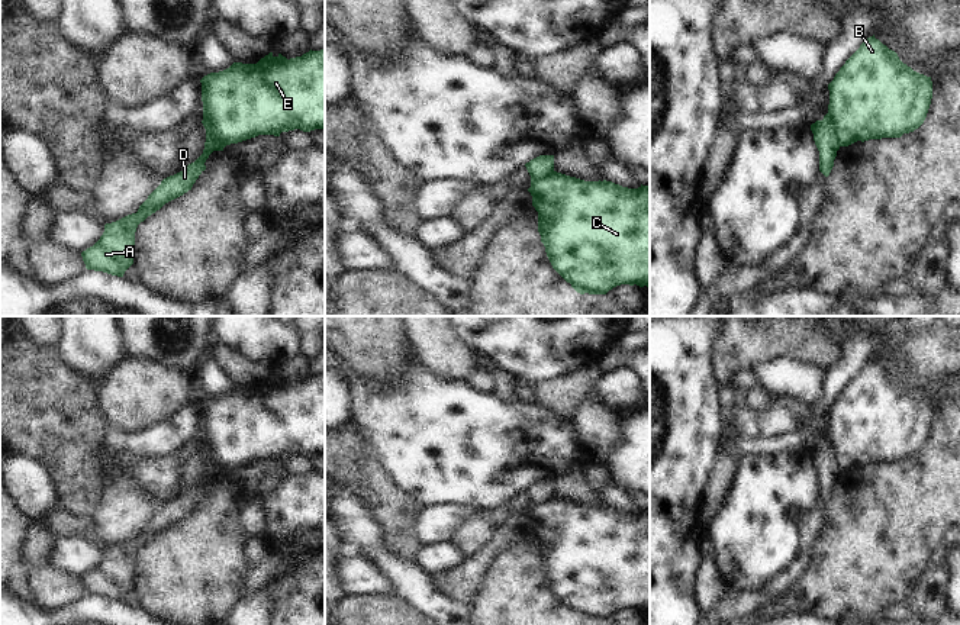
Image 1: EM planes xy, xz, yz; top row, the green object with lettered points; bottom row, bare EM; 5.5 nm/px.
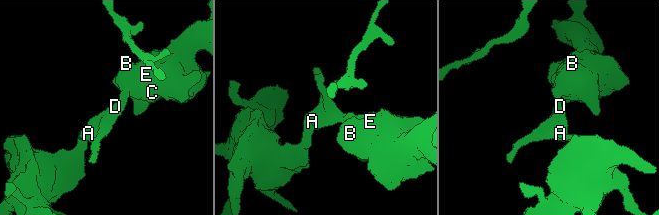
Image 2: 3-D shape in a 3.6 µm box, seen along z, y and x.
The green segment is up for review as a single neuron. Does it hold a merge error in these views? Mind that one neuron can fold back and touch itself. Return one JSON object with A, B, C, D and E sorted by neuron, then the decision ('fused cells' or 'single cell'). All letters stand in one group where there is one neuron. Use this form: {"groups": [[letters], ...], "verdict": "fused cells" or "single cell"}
{"groups": [["A", "D"], ["B", "C", "E"]], "verdict": "fused cells"}

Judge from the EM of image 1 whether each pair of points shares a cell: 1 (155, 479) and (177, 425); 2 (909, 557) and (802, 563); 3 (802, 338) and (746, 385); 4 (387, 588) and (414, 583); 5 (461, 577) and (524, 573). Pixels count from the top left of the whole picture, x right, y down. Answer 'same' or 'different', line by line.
1: different
2: different
3: different
4: different
5: different

